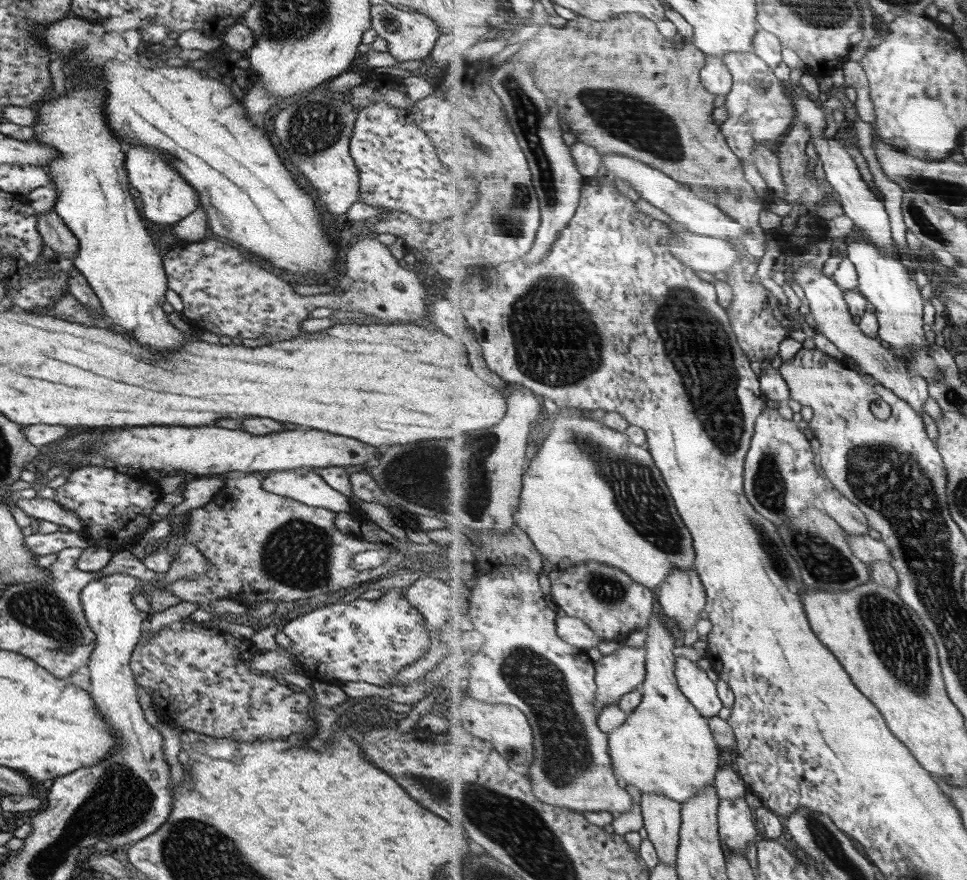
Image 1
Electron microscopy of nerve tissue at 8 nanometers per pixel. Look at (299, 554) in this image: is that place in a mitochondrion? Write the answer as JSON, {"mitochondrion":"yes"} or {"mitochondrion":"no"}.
{"mitochondrion":"yes"}

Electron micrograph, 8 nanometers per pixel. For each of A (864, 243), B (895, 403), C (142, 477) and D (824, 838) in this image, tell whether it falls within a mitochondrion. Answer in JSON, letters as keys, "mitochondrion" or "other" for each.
{"A":"other","B":"other","C":"other","D":"mitochondrion"}

